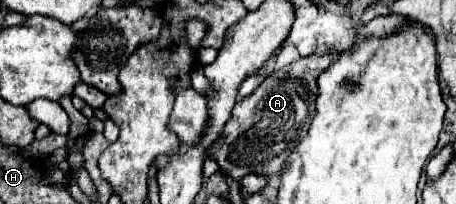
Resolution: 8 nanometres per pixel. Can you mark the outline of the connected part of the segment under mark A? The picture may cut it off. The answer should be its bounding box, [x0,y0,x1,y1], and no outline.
[206,54,334,182]

